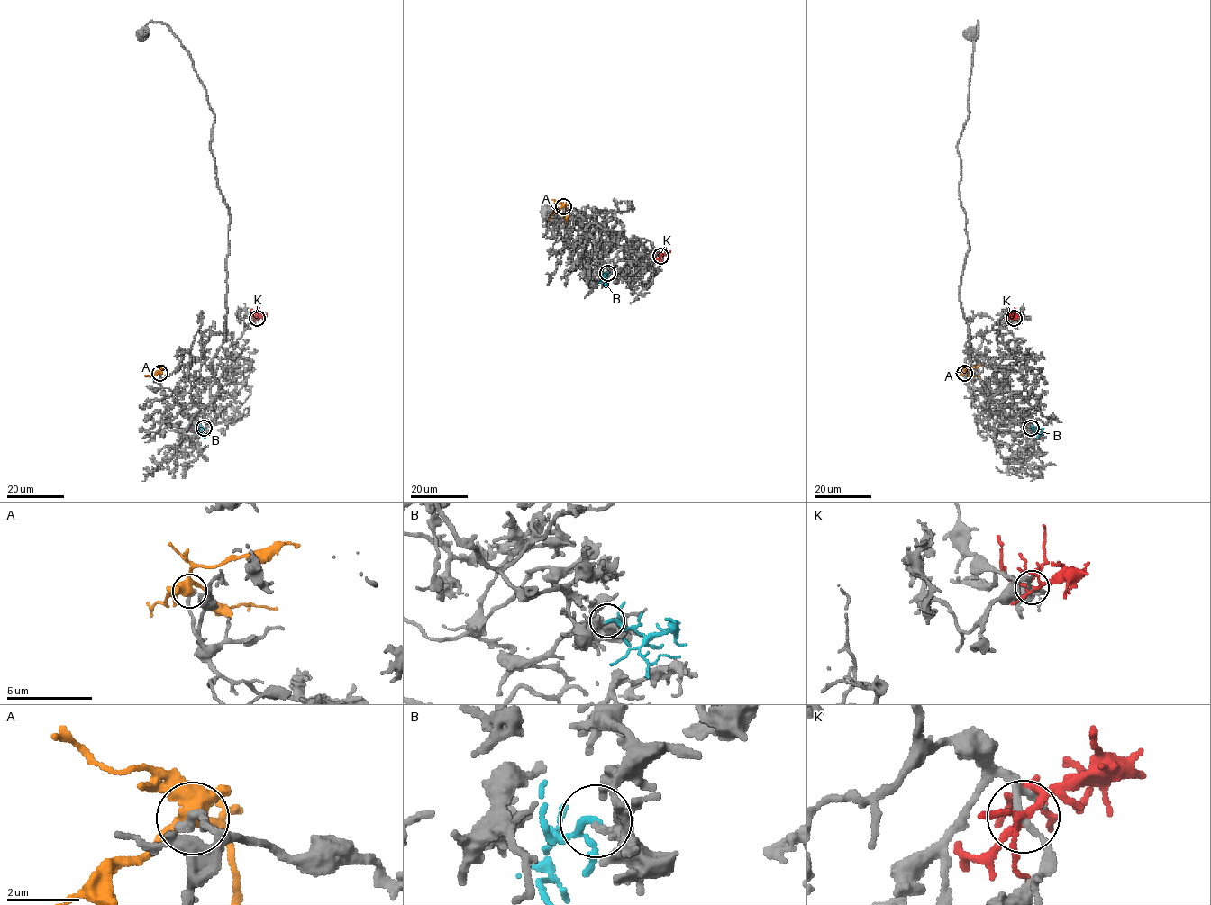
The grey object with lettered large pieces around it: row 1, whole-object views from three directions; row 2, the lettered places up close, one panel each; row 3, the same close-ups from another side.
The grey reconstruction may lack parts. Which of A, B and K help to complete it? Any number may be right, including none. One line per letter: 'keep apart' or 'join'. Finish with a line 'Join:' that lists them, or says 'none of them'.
A: keep apart
B: keep apart
K: keep apart
Join: none of them

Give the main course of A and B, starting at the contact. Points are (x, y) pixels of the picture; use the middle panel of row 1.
A: (563, 206), (554, 211), (548, 221)
B: (607, 273), (604, 277), (605, 285)

